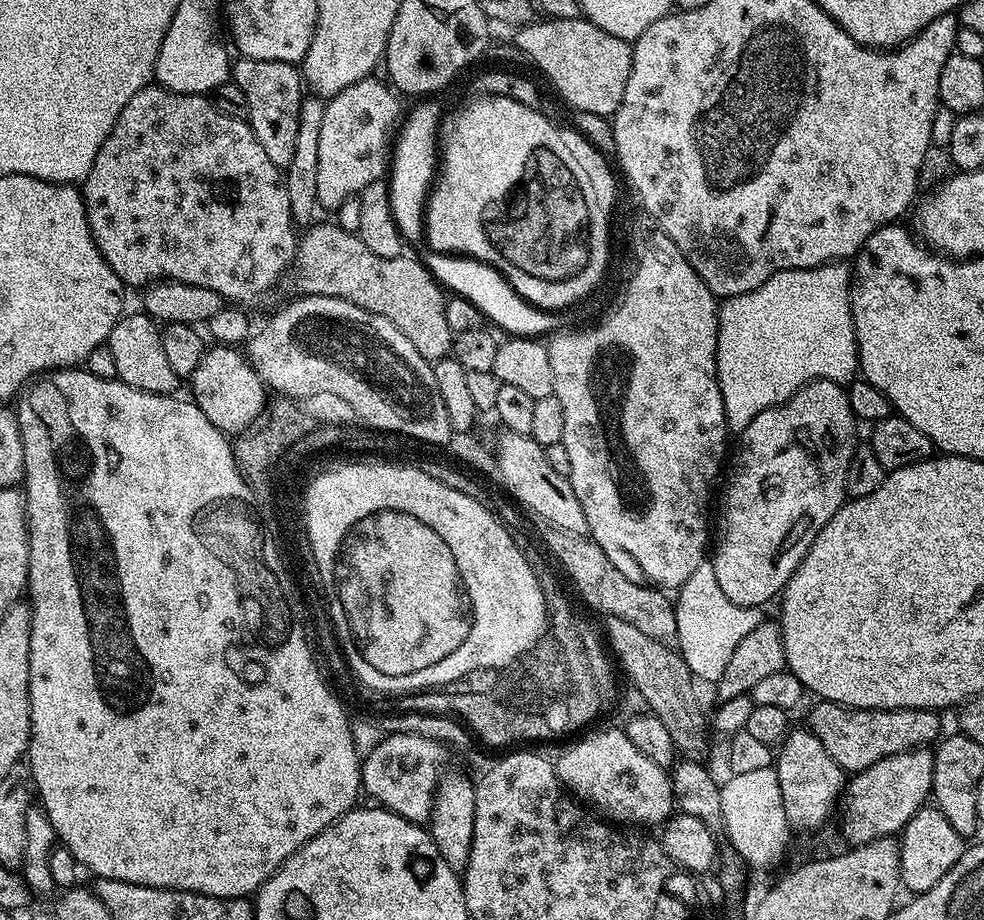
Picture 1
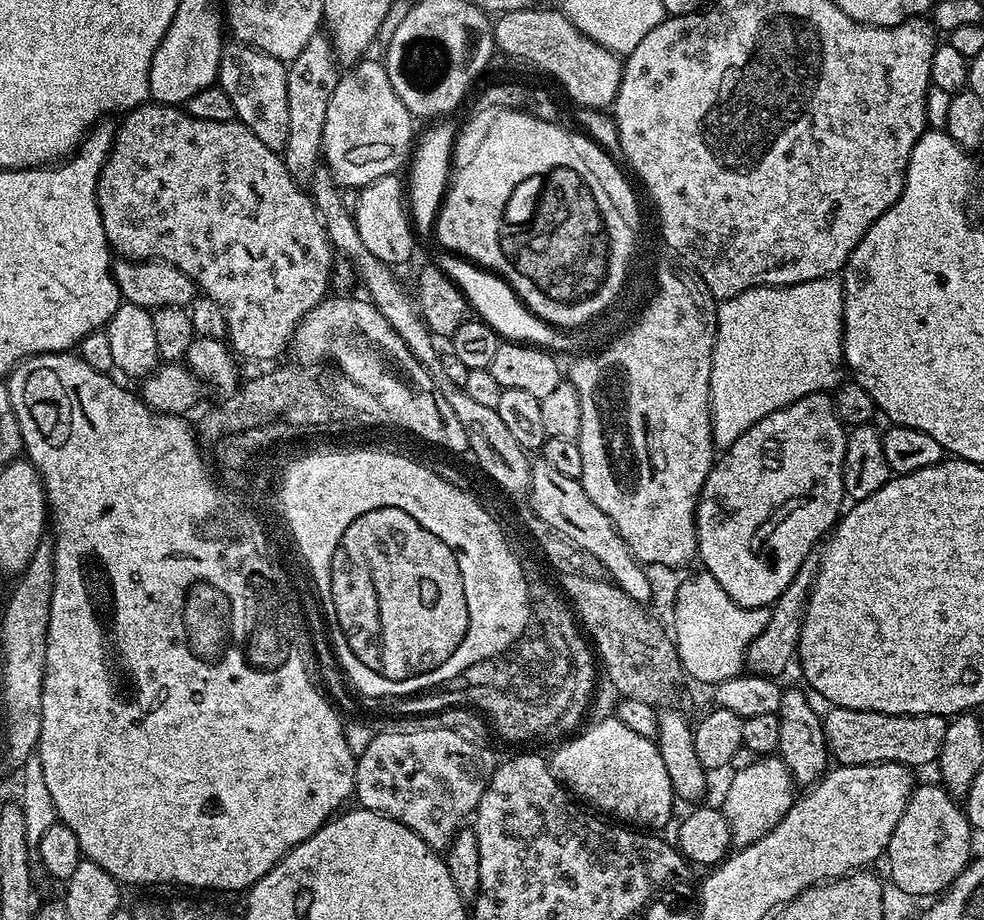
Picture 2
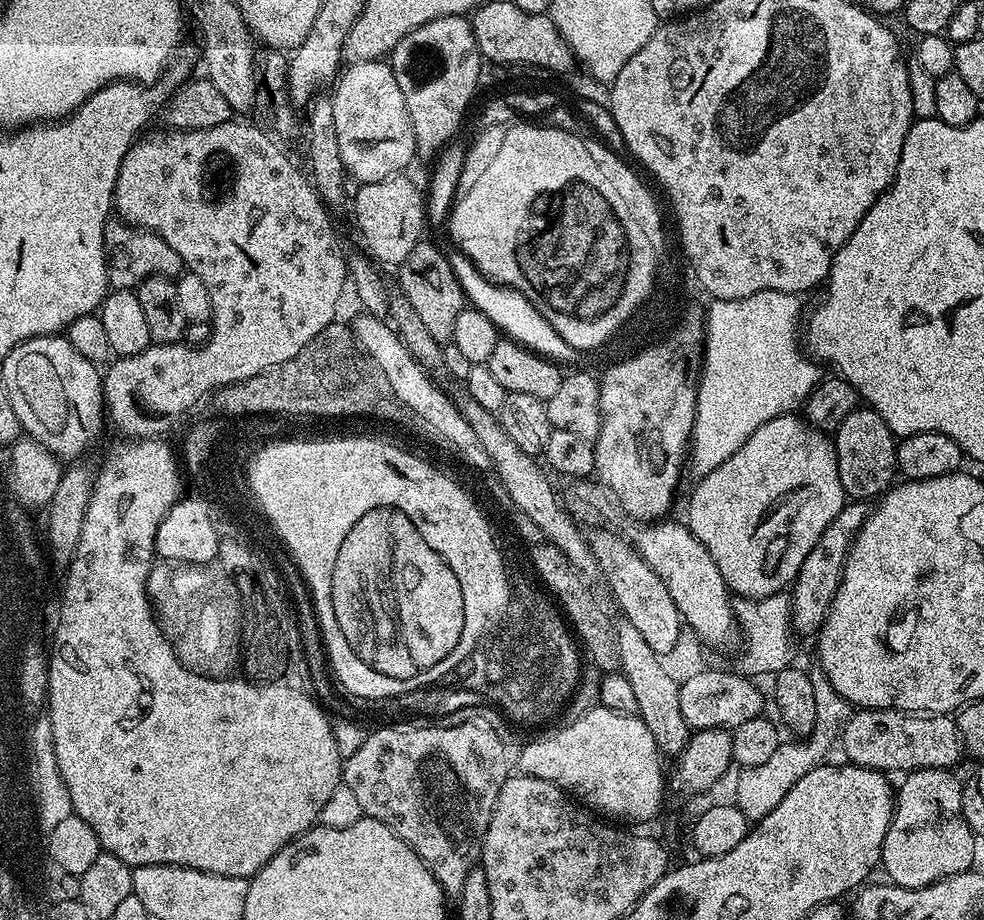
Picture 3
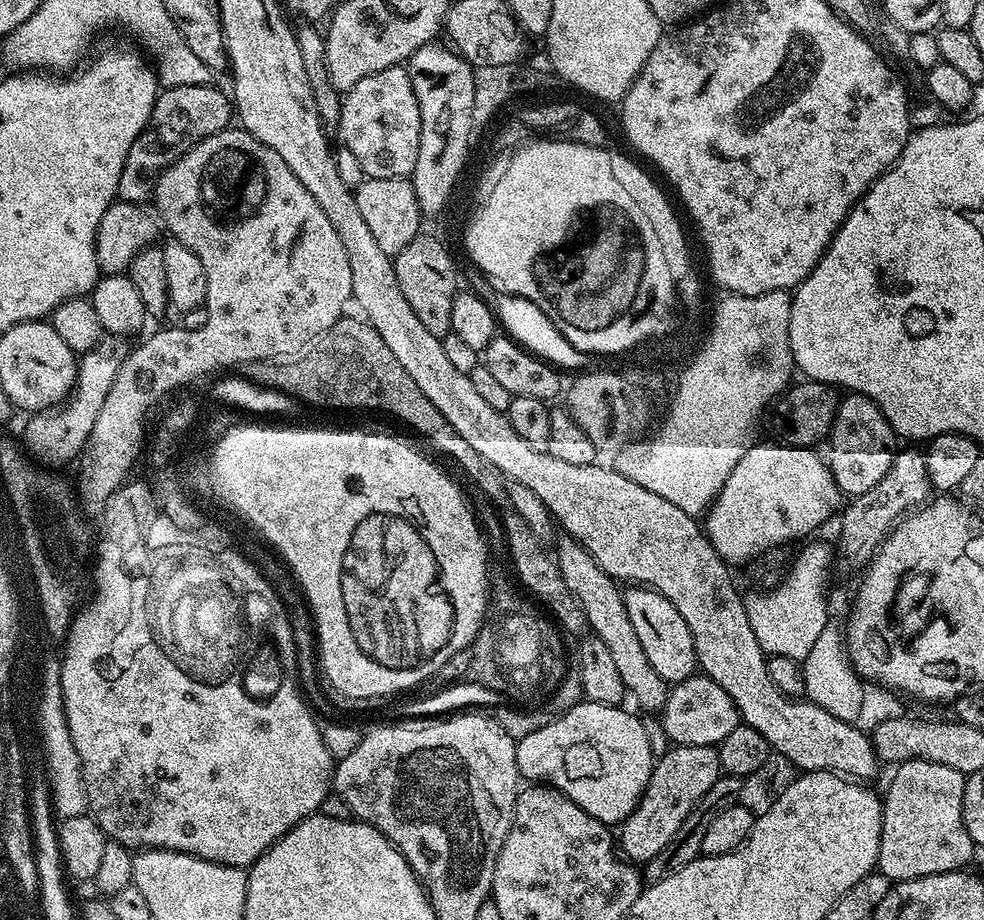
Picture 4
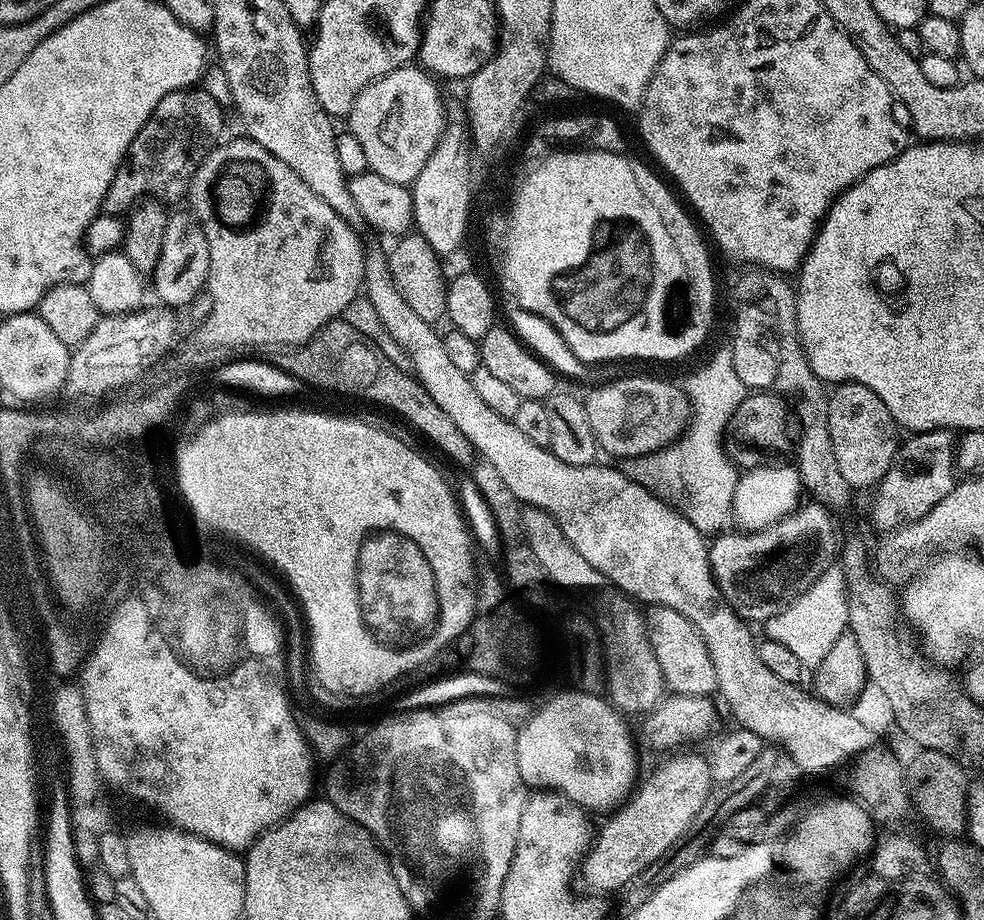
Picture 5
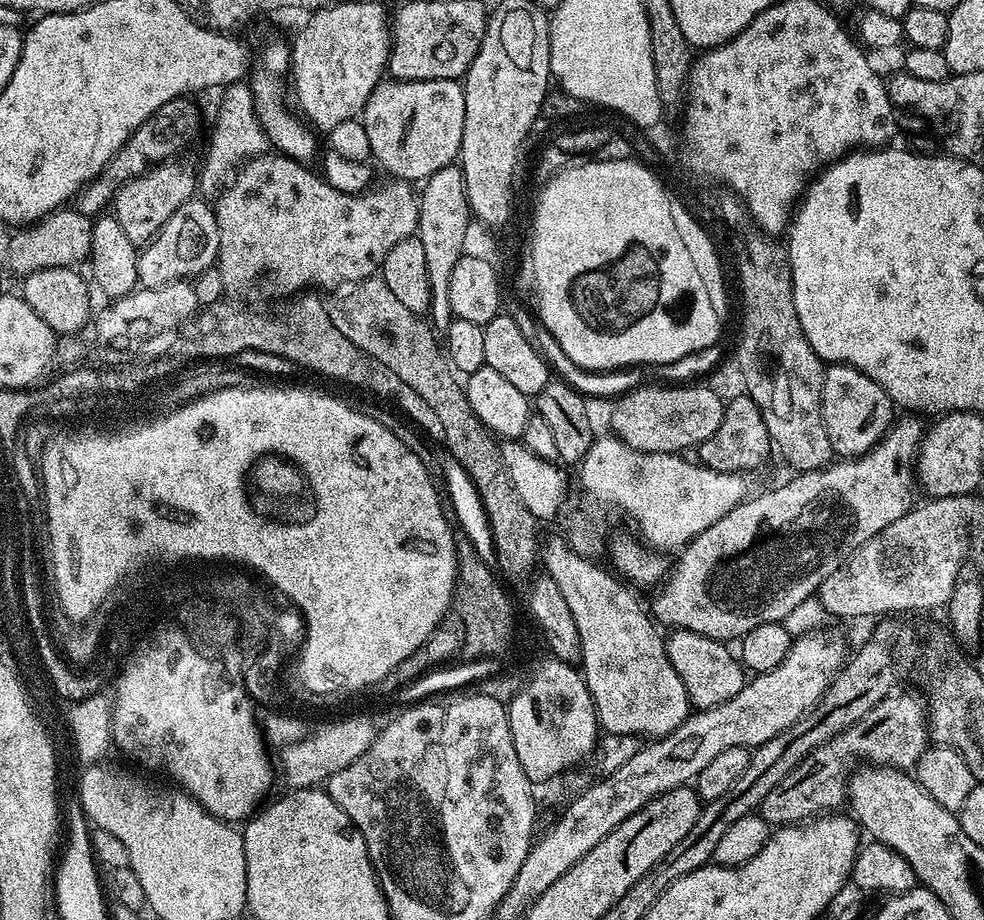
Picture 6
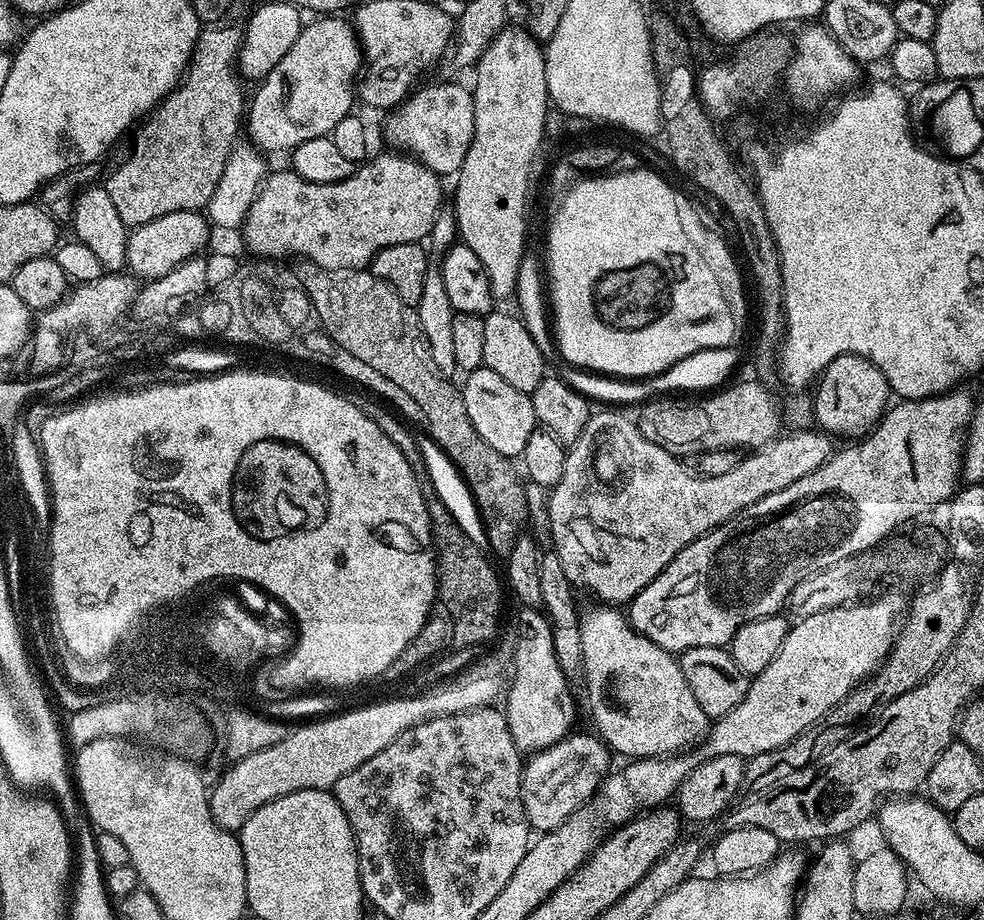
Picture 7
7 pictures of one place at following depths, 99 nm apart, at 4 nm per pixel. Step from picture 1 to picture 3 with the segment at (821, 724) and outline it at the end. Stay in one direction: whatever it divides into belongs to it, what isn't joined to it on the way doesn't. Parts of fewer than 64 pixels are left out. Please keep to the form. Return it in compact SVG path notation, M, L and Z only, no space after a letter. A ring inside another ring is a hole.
M865 708L853 711L853 716L844 724L840 732L840 744L849 761L860 768L874 768L877 772L893 774L907 774L917 772L923 768L955 769L960 756L965 755L964 743L956 729L955 719L948 714L909 714L907 712L894 712L891 708Z

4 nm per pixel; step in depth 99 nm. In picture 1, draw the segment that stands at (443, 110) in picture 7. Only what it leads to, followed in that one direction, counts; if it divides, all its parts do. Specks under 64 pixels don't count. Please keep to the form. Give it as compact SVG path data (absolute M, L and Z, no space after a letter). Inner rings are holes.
M375 75L362 78L354 82L354 86L346 86L346 90L331 97L324 105L322 126L318 130L318 184L316 186L316 203L321 209L340 208L342 202L346 202L352 196L359 196L362 189L370 186L370 182L381 179L389 167L390 133L397 127L398 117L401 115L400 104L396 101L397 93L383 79L382 81L376 79Z

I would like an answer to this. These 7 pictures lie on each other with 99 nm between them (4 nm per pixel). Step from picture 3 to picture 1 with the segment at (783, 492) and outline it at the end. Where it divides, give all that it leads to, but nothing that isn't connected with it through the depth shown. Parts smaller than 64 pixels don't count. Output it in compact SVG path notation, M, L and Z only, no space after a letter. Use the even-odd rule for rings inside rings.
M812 380L801 385L787 402L763 411L746 430L739 433L736 461L724 484L724 521L720 524L720 545L711 553L710 562L718 577L722 594L738 606L760 608L767 600L775 601L788 585L797 561L776 560L784 548L788 535L795 528L812 524L818 529L846 503L846 470L856 453L858 421L850 406L845 387L834 380Z

